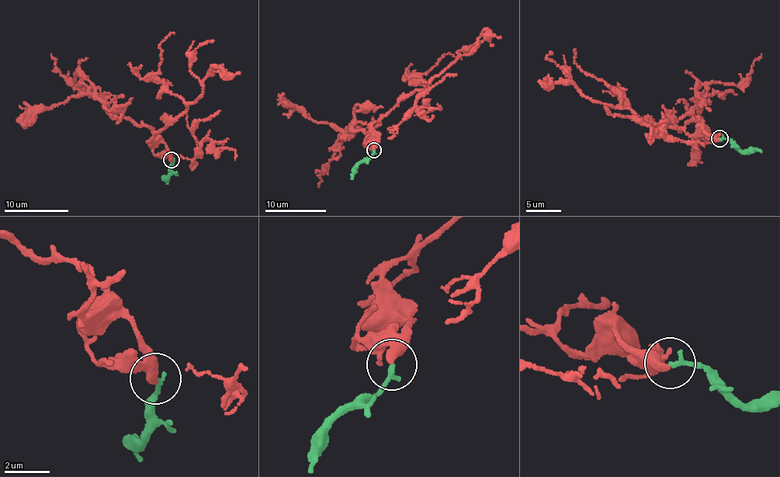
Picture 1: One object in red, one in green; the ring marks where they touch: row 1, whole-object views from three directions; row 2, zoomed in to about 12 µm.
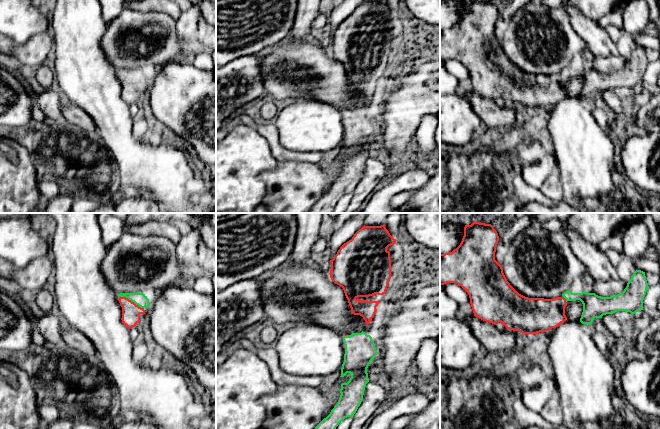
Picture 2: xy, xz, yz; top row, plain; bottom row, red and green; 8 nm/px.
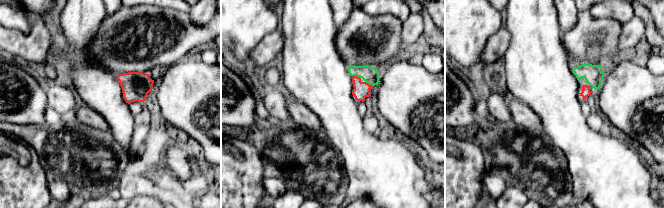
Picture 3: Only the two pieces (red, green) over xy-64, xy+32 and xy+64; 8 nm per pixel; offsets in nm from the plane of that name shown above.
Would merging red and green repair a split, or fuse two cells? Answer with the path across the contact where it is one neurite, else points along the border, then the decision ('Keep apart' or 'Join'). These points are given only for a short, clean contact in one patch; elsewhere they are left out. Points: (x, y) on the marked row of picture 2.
Path across: xy (131, 312), (130, 300), (140, 299). Join

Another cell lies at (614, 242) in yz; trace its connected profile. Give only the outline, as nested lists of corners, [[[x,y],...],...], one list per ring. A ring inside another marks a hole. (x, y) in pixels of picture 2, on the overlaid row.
[[[626,227],[619,228],[614,232],[610,237],[603,240],[601,243],[597,244],[596,247],[602,252],[607,252],[610,249],[613,249],[621,254],[623,254],[623,234]]]

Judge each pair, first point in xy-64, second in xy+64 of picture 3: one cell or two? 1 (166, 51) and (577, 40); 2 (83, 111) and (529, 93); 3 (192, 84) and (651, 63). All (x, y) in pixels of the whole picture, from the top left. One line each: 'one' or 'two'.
1: one
2: two
3: two

